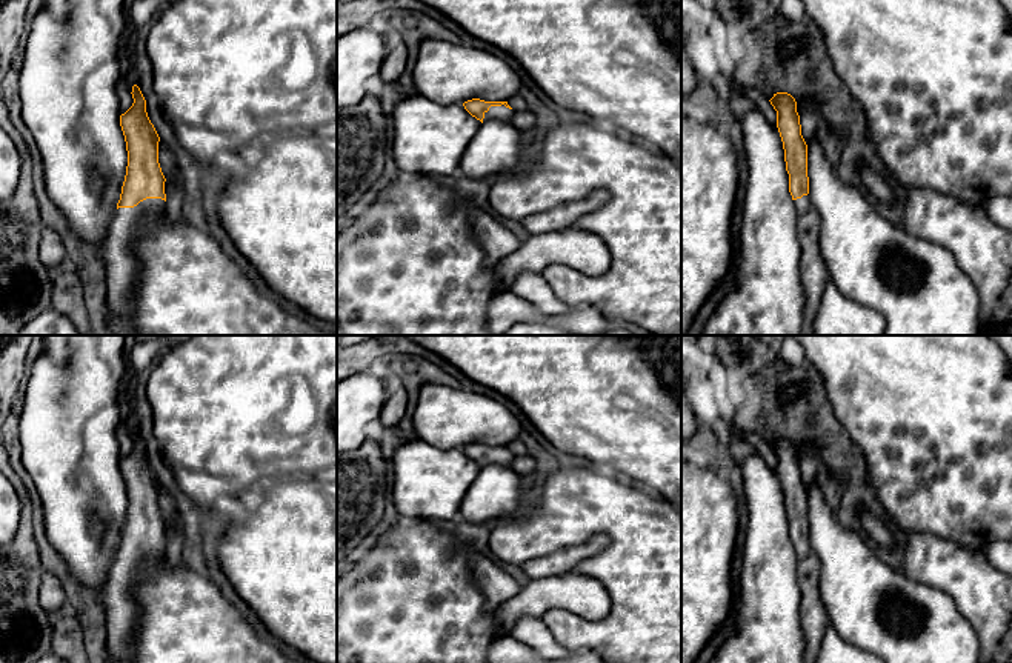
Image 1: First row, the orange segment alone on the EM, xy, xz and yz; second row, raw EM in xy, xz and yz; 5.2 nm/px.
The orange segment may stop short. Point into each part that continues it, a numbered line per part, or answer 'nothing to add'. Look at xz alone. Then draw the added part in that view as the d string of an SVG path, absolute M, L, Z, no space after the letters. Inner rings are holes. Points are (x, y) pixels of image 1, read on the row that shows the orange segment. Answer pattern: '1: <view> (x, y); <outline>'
1: xz (496, 113); M504 105L491 106L489 111L484 112L483 122L486 122L486 120L498 120L498 122L511 123L512 115L514 115L514 111L506 108Z

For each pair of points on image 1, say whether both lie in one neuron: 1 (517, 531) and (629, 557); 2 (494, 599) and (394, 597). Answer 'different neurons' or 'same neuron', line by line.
1: same neuron
2: different neurons

